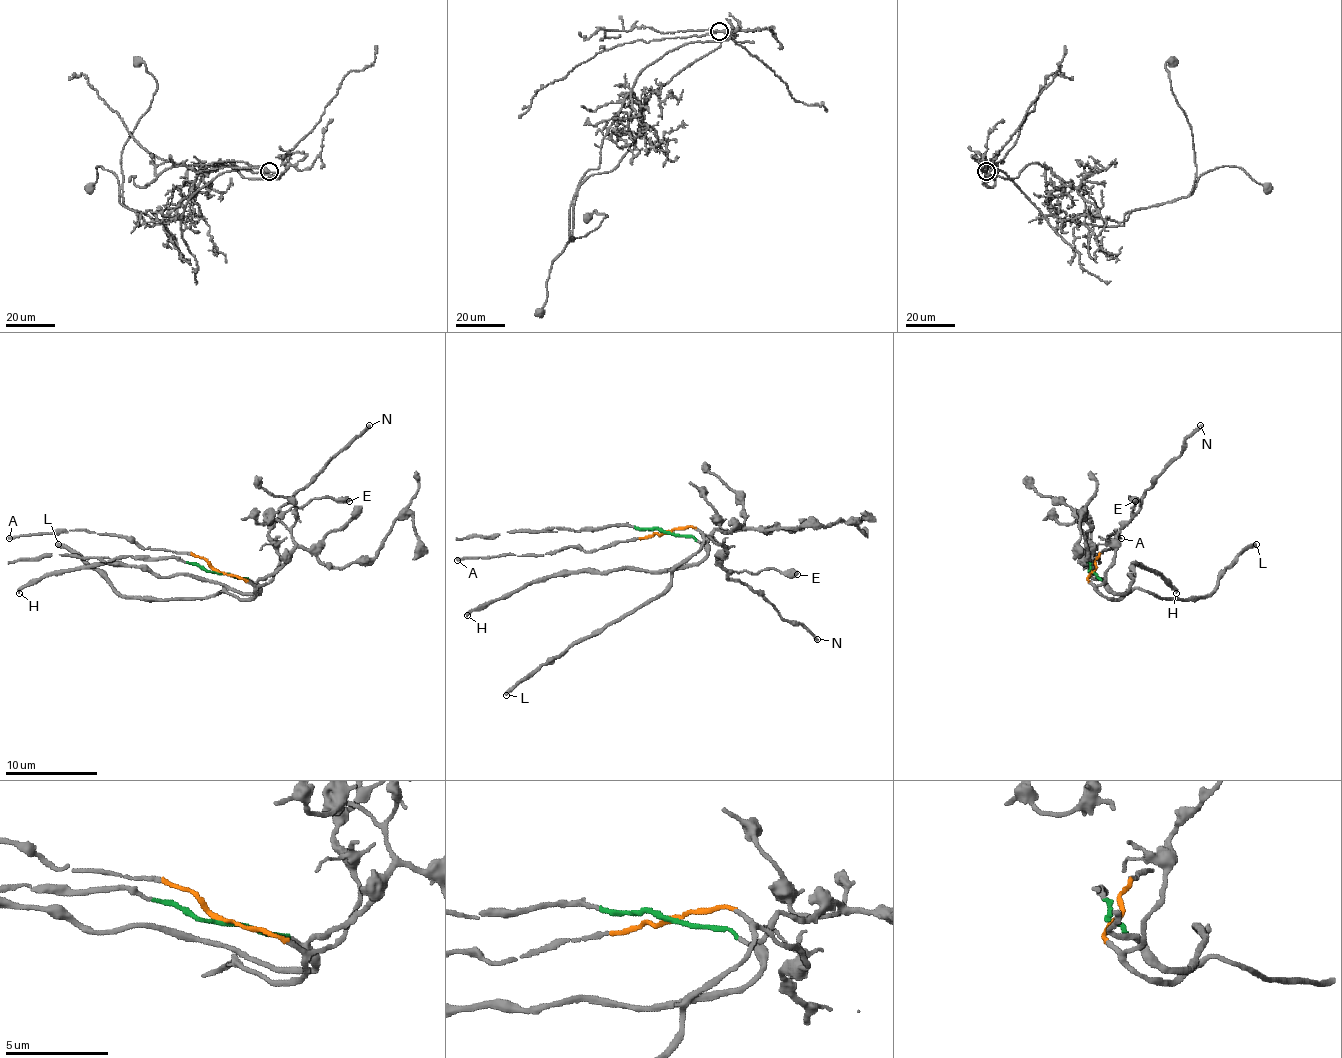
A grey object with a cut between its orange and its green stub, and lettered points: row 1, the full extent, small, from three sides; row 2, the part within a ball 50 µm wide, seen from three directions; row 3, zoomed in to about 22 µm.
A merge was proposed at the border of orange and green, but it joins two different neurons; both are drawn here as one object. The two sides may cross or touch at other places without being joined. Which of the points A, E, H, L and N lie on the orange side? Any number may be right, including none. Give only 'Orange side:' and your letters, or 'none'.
Orange side: A, E, L, N

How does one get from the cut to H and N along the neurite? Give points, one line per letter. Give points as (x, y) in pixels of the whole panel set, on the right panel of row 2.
H: (1094, 572), (1117, 593), (1124, 593), (1131, 586), (1129, 575), (1131, 577), (1136, 563), (1154, 570), (1175, 593)
N: (1094, 572), (1087, 577), (1096, 586), (1113, 561), (1120, 528), (1201, 424)

